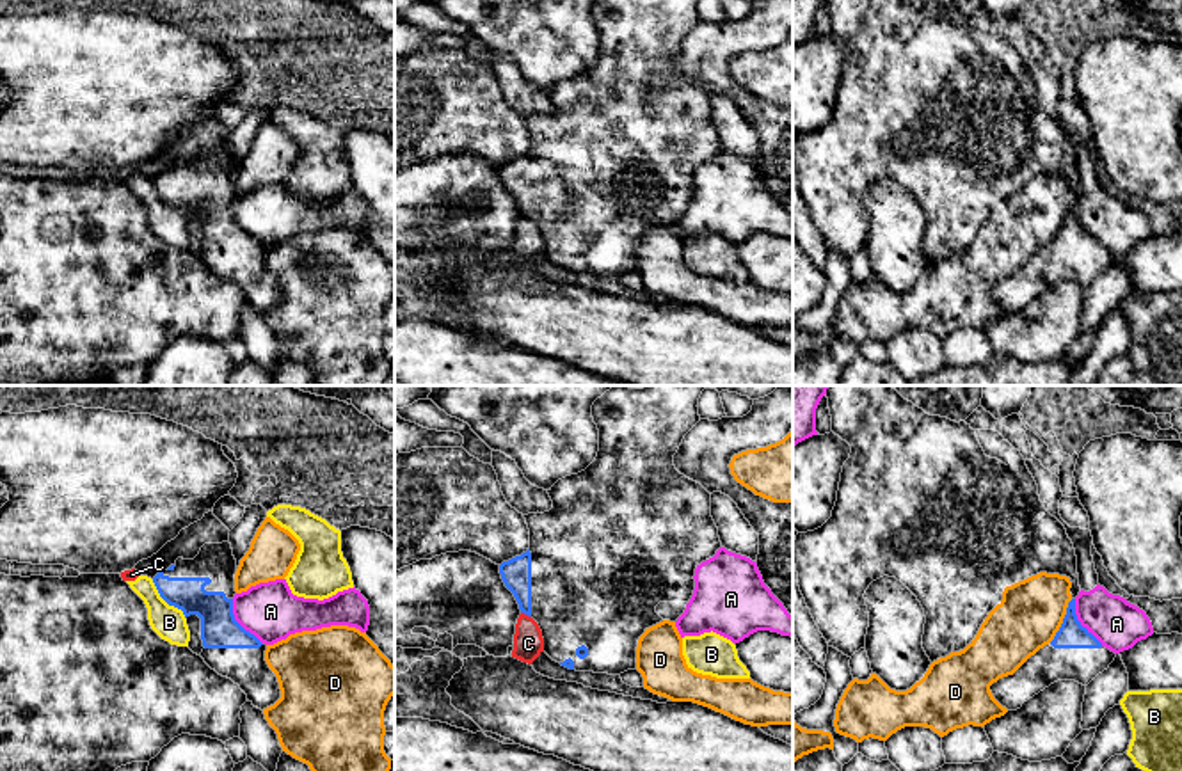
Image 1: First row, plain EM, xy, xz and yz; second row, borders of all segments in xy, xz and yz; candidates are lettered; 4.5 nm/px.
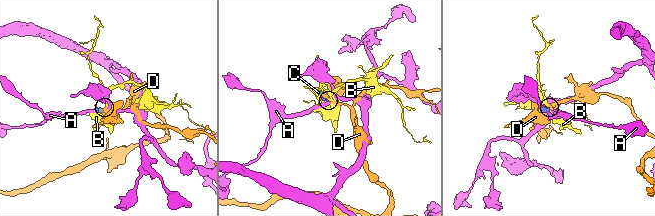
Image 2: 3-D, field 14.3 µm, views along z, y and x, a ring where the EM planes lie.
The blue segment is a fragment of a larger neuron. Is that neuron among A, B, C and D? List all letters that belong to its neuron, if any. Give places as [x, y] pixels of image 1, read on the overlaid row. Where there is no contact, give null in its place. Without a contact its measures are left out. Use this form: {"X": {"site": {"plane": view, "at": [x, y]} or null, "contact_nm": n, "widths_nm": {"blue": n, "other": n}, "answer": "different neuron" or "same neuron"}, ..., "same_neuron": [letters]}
{"A": {"site": {"plane": "yz", "at": [1079, 622]}, "contact_nm": 260, "widths_nm": {"blue": 120, "other": 220}, "answer": "different neuron"}, "B": {"site": {"plane": "xy", "at": [167, 603]}, "contact_nm": 240, "widths_nm": {"blue": 160, "other": 150}, "answer": "different neuron"}, "C": {"site": {"plane": "xz", "at": [527, 613]}, "contact_nm": 50, "widths_nm": {"blue": 140, "other": 140}, "answer": "different neuron"}, "D": {"site": {"plane": "yz", "at": [1063, 620]}, "contact_nm": 220, "widths_nm": {"blue": 120, "other": 300}, "answer": "different neuron"}, "same_neuron": []}

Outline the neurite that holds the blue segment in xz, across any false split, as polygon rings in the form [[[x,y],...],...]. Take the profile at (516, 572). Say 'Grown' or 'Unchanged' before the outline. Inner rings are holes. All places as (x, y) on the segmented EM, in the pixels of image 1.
Grown. [[[613,386],[592,405],[599,430],[595,460],[581,473],[558,480],[549,490],[553,508],[524,515],[530,547],[499,565],[505,586],[521,613],[531,616],[544,638],[544,652],[576,672],[620,675],[636,668],[640,636],[652,625],[684,613],[695,590],[695,568],[722,547],[711,517],[711,494],[674,465],[684,435],[700,421],[699,398],[704,386]]]

